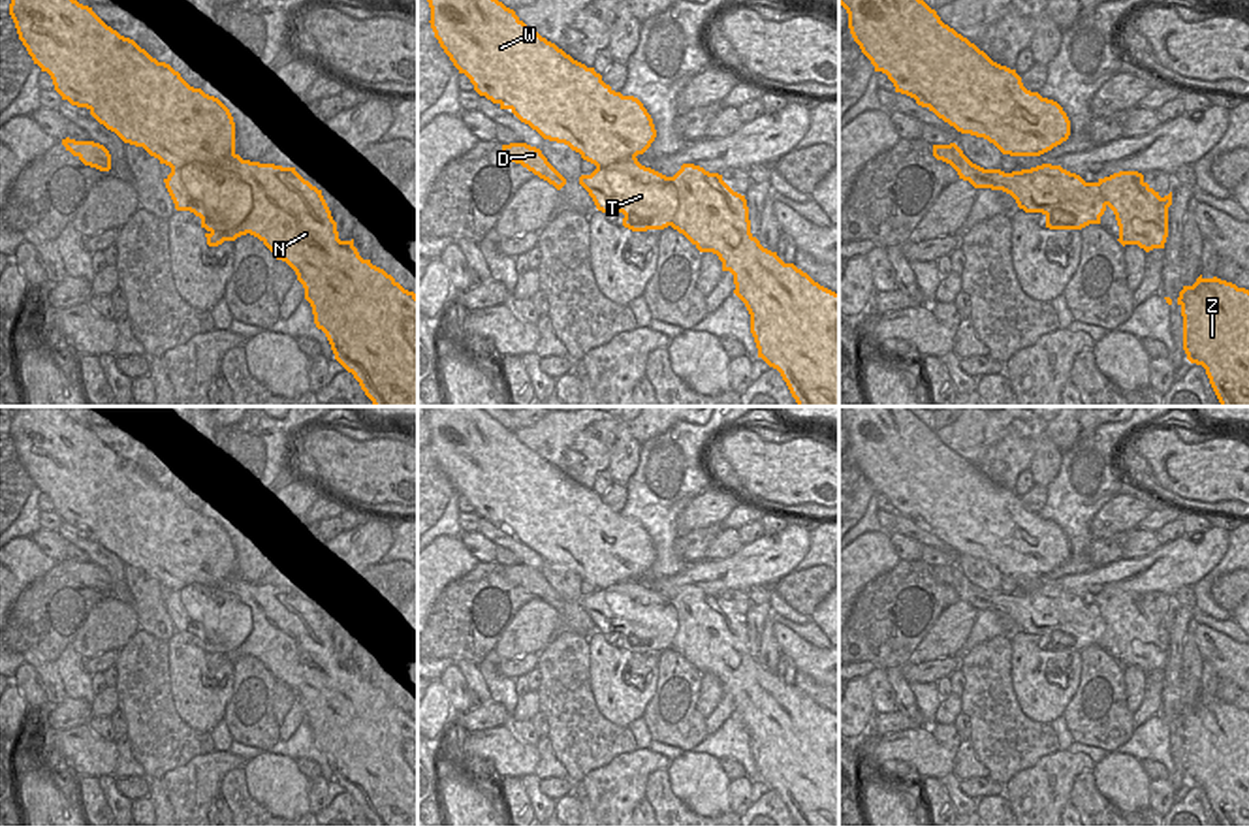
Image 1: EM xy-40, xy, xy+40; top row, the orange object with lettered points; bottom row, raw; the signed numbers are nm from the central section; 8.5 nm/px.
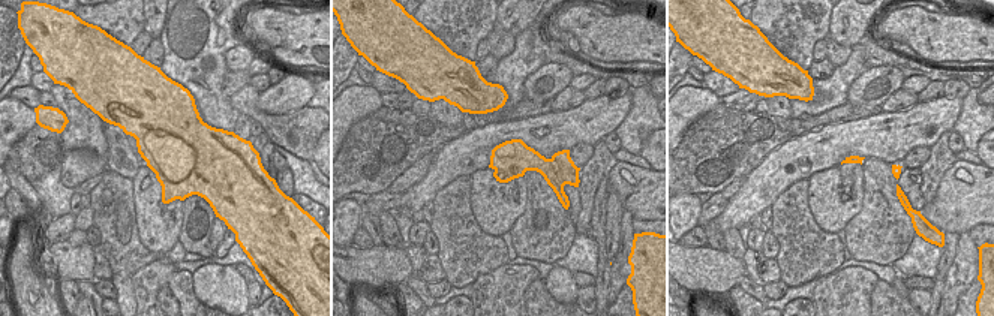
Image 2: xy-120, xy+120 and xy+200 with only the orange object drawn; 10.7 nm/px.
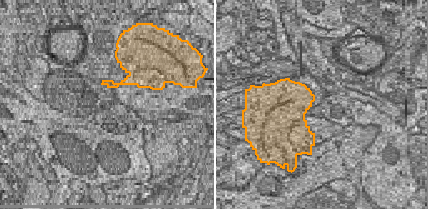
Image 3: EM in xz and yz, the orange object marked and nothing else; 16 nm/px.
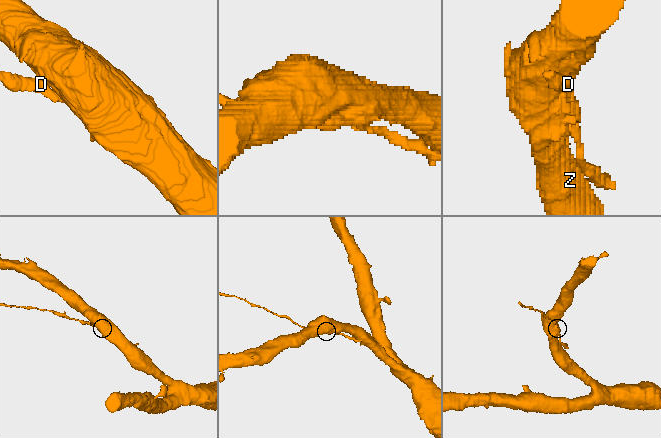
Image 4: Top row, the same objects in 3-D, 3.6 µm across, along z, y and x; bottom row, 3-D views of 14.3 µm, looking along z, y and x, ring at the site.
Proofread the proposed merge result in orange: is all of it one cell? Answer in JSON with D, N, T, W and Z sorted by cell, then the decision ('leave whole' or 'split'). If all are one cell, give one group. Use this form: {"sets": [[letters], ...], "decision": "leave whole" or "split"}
{"sets": [["D", "T"], ["N", "W", "Z"]], "decision": "split"}

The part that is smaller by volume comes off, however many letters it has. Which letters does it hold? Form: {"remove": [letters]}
{"remove": ["D", "T"]}

